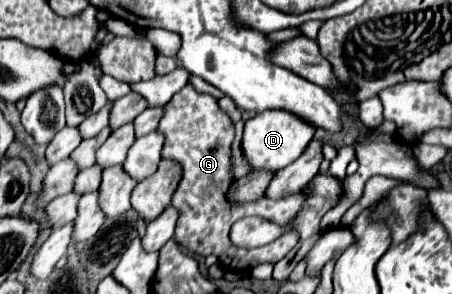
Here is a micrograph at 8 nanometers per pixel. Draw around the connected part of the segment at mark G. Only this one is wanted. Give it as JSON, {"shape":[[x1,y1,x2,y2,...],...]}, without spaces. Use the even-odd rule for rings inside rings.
{"shape":[[187,84,165,104,165,116,161,118,157,130,165,134,163,158,177,160,183,166,183,178,171,202,179,210,175,238,181,246,199,256,217,256,219,266,225,272,251,272,257,264,263,262,277,264,295,248,295,244,299,242,299,234,295,230,287,230,271,244,251,250,239,248,229,240,231,226,245,216,261,216,279,226,291,224,303,202,309,198,309,190,303,188,279,200,259,198,255,202,229,202,227,192,235,184,231,172,231,144,235,138,235,126,231,118,219,108,213,96,201,94,191,84]]}

